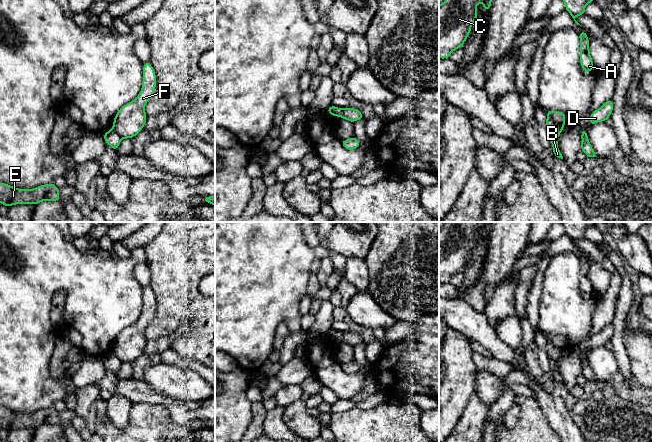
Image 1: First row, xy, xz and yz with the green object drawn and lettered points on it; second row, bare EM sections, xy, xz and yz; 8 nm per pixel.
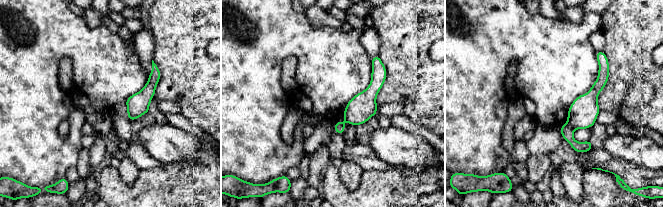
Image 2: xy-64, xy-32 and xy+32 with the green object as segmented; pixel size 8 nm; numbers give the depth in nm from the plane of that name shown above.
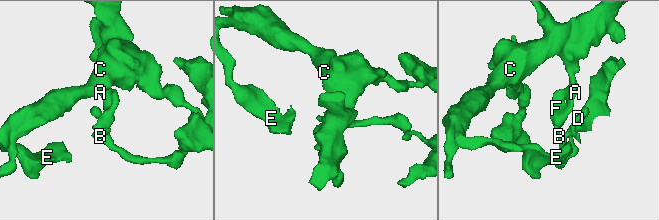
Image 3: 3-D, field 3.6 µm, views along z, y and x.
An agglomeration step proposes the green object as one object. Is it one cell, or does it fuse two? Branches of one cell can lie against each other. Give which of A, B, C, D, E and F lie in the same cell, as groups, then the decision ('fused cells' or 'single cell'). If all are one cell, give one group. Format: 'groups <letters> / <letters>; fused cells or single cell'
groups A C E F / B D; fused cells

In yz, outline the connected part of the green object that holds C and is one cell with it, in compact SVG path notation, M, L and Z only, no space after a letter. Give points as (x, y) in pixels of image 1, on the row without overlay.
M447 222L439 229L439 282L447 283L454 274L463 271L467 260L471 257L471 249L477 244L477 228L479 225L483 227L485 235L490 235L492 222Z

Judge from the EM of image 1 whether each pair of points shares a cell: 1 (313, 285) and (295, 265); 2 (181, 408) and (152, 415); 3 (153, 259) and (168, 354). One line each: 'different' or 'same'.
1: different
2: different
3: different

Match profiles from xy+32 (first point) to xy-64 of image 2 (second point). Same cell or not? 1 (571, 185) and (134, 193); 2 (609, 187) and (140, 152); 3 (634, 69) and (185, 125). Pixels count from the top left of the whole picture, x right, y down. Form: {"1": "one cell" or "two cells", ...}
{"1": "two cells", "2": "two cells", "3": "two cells"}

